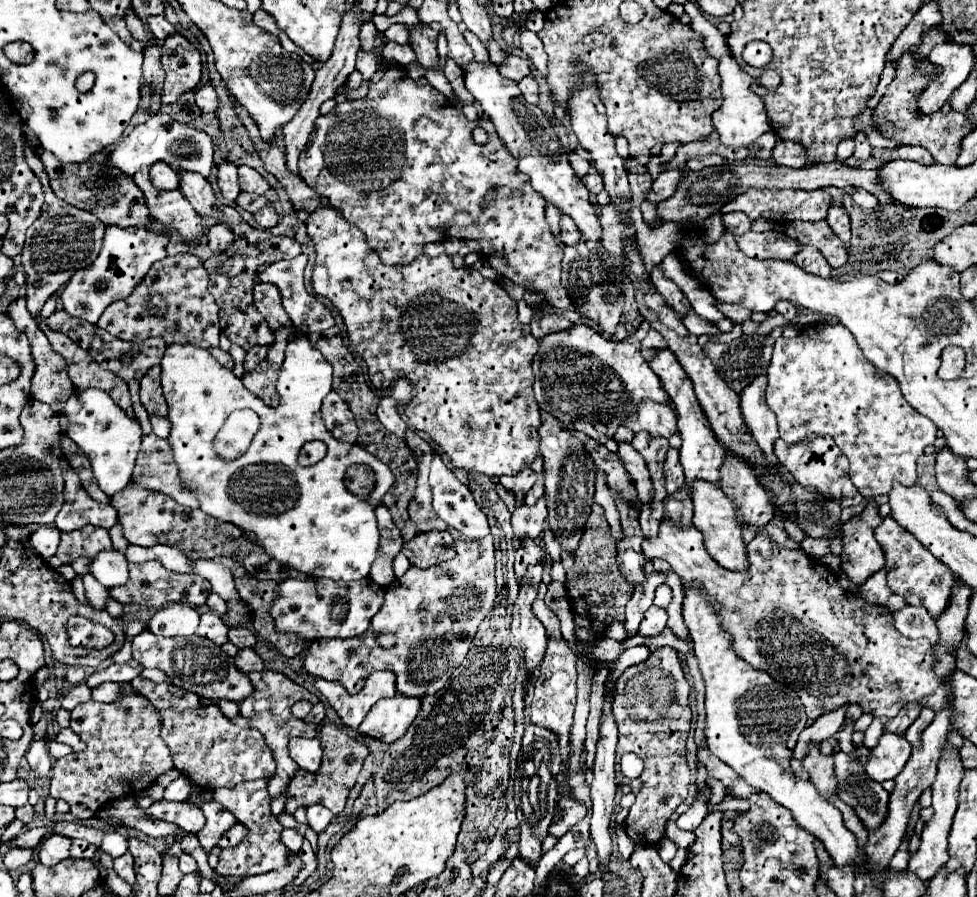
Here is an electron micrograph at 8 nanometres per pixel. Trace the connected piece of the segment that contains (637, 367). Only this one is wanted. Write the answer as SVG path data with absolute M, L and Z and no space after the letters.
M642 321L631 337L607 341L597 331L577 323L571 331L545 335L533 357L533 389L539 407L571 429L575 421L597 425L617 419L619 423L625 423L625 417L631 417L633 409L647 399L669 403L669 395L661 389L661 379L641 355L641 341L649 330L650 324Z

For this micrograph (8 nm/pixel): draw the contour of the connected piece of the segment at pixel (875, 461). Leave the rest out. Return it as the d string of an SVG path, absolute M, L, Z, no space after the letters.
M817 323L805 327L805 331L793 339L779 337L773 345L773 359L767 377L767 405L777 415L781 439L787 443L799 443L807 435L831 435L847 455L851 463L851 481L865 499L887 495L893 483L901 483L905 487L913 487L917 483L917 459L923 455L923 449L935 441L937 425L925 415L919 415L901 397L901 389L893 377L877 371L869 361L865 361L857 341L841 323Z

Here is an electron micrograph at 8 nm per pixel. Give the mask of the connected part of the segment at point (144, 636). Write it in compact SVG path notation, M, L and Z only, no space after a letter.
M145 629L133 639L133 659L143 667L163 671L171 683L211 701L229 699L239 703L249 697L249 693L253 693L249 677L245 673L239 673L239 669L233 665L233 657L229 657L221 647L213 645L213 641L205 637L157 637L155 633L149 633L149 629Z

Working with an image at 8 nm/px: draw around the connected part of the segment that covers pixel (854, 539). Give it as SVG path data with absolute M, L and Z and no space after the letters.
M867 501L863 513L851 517L843 525L843 571L847 577L863 585L863 581L883 569L885 553L881 545L875 541L875 525L879 525L883 517L879 515L879 505L875 501Z

